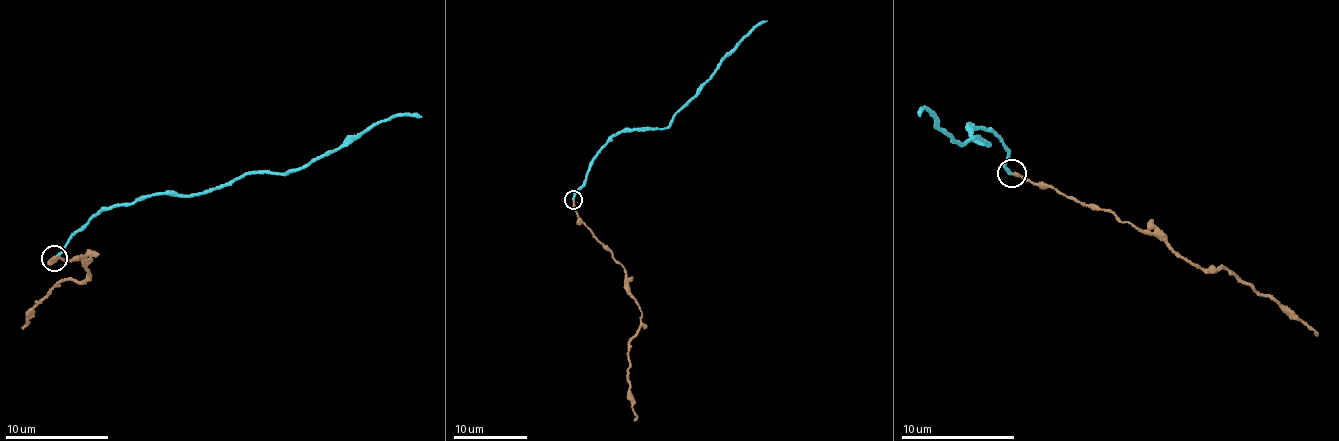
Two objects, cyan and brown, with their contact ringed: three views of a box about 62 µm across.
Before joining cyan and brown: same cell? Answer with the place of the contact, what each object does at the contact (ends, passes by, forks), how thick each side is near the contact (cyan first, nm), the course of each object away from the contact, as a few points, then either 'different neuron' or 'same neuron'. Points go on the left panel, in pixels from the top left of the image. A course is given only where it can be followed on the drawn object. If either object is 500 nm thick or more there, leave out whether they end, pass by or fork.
(54, 258) | cyan ends | brown ends | 200/200 nm | cyan via (53, 257), (89, 219), (111, 206), (229, 185), (248, 174), (290, 173), (378, 123), (398, 115), (421, 116) | brown via (53, 257), (89, 259), (82, 267), (91, 276), (79, 282), (67, 278), (49, 290), (36, 300), (22, 329) | same neuron

